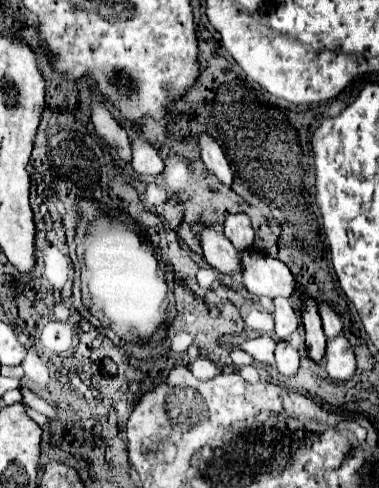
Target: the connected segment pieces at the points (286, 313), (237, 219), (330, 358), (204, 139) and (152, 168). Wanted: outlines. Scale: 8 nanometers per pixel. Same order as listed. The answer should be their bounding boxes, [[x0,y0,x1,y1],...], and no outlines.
[[274,298,300,340],[224,214,254,252],[324,334,356,382],[200,134,232,186],[132,136,164,176]]

